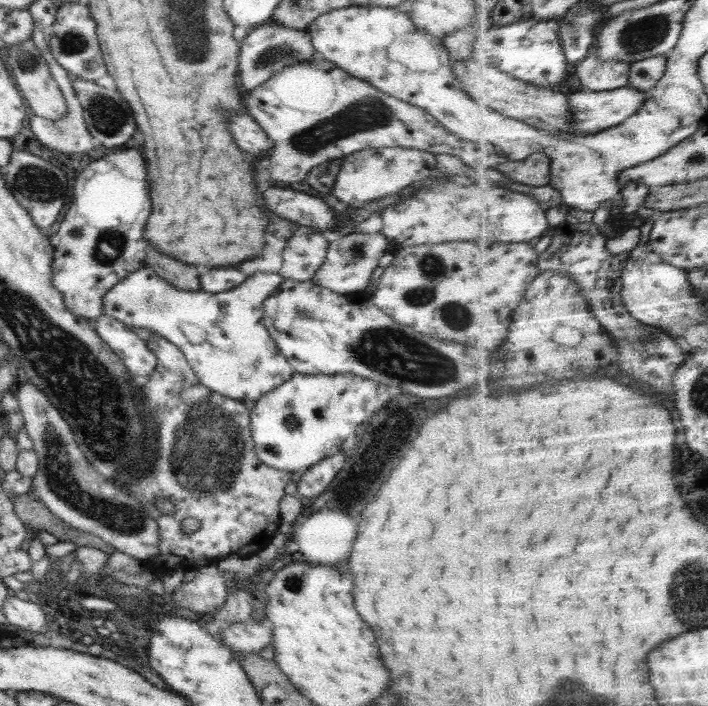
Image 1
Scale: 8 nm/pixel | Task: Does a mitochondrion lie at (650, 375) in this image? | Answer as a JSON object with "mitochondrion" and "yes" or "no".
{"mitochondrion":"no"}

